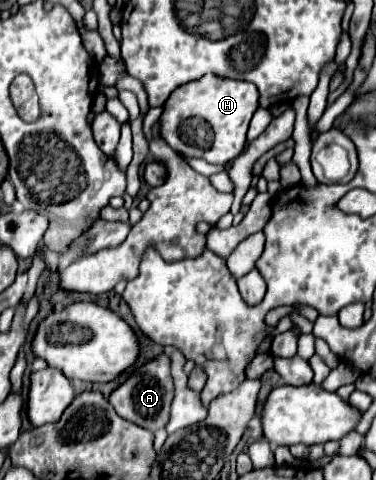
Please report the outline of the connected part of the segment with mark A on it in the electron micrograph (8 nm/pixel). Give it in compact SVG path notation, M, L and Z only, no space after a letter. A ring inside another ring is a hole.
M159 355L155 361L139 367L127 383L123 383L119 389L115 389L109 397L109 403L113 405L113 409L117 411L119 417L129 419L131 423L135 423L143 429L157 431L169 423L171 403L173 403L173 395L175 395L173 391L175 391L175 385L173 385L173 377L171 377L171 361L167 355Z

